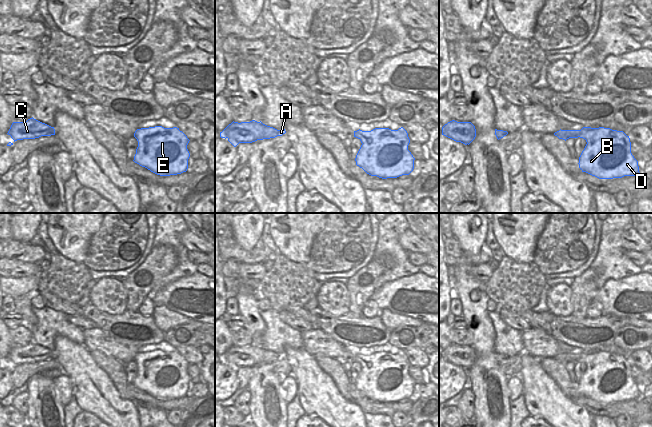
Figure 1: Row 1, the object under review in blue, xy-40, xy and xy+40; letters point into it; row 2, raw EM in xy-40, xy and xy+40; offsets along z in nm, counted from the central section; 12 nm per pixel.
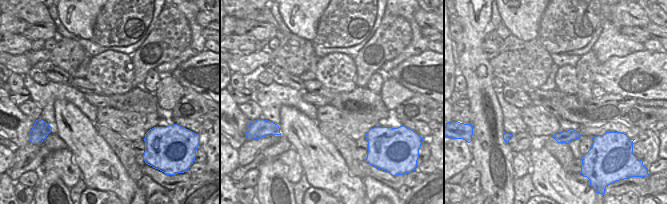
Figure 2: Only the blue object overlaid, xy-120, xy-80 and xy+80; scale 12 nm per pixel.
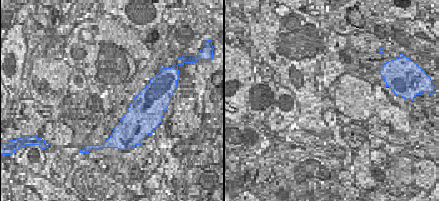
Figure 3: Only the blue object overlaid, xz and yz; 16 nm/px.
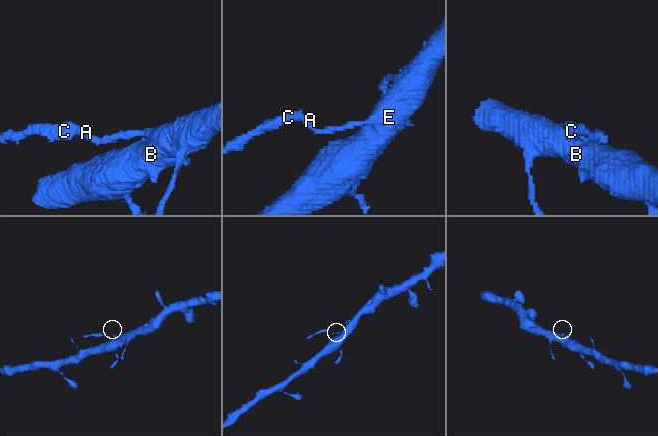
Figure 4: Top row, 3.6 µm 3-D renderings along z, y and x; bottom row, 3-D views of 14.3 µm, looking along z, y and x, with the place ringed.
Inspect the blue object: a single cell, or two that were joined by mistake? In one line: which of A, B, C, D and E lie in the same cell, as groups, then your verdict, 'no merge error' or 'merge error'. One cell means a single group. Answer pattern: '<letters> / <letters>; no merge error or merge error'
A C / B D E; merge error

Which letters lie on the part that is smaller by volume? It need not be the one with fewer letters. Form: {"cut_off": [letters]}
{"cut_off": ["A", "C"]}

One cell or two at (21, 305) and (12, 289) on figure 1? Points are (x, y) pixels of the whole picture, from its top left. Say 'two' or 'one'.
two

